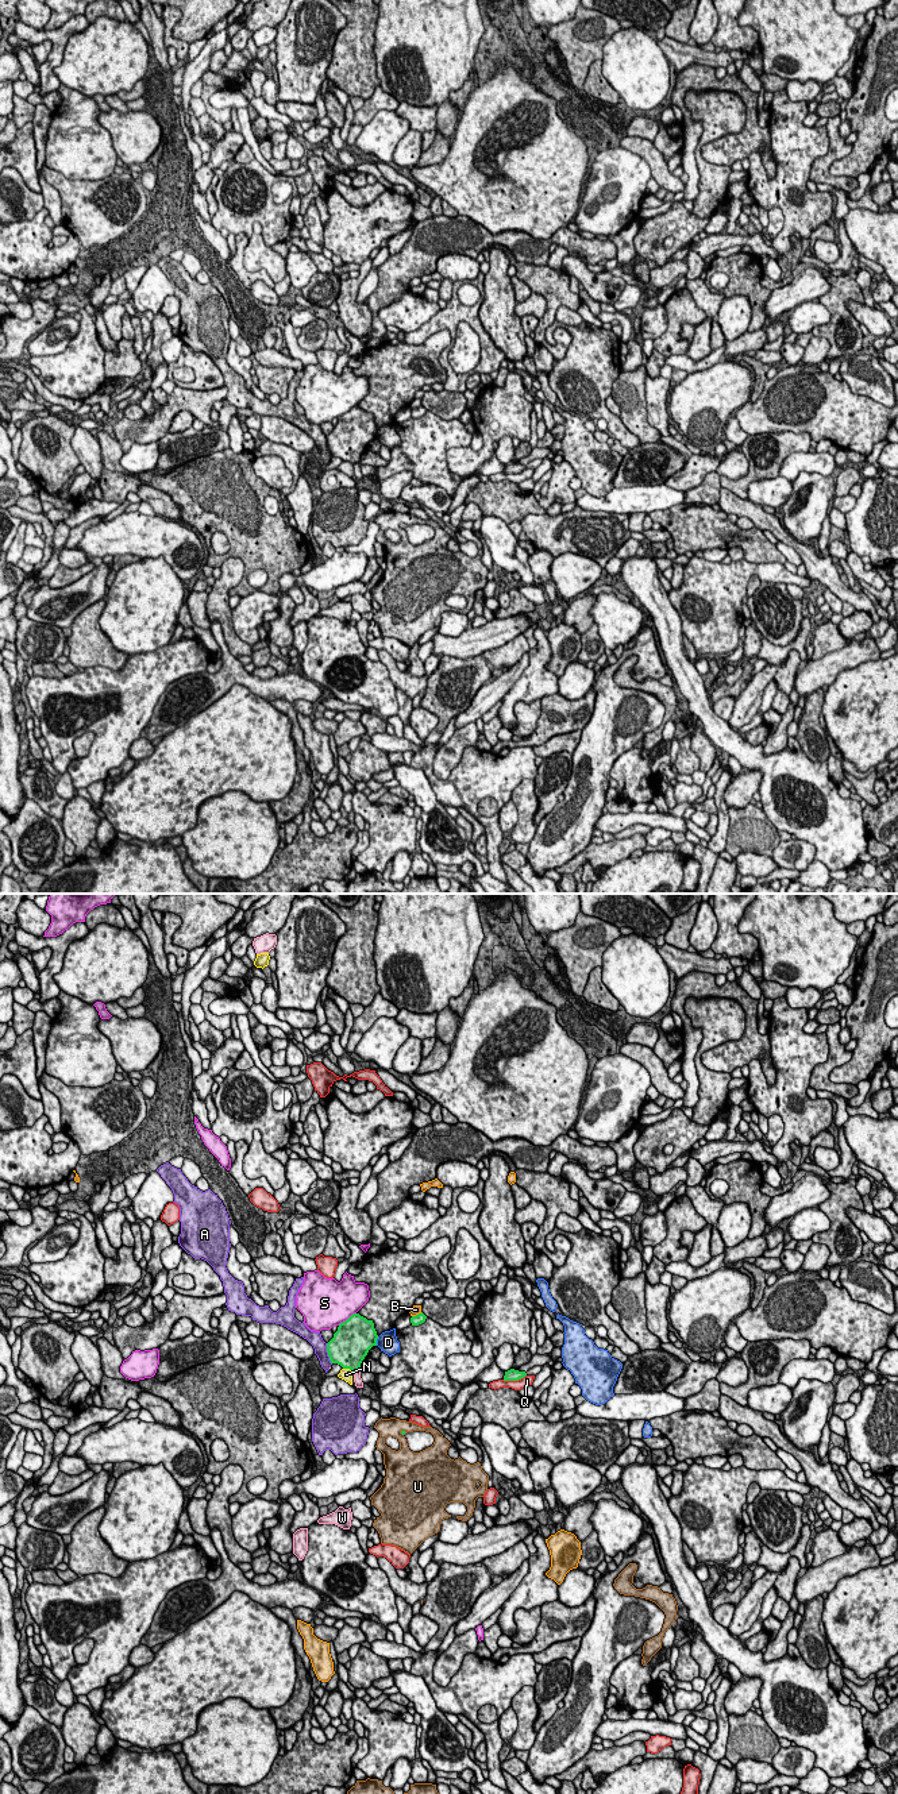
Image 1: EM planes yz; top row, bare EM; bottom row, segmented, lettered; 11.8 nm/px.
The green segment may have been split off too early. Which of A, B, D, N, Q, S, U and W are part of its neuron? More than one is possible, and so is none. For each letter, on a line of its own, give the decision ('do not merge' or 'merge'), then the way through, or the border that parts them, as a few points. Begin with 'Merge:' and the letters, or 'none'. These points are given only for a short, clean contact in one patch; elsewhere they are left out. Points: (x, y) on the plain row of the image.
Merge: none
A: do not merge
B: do not merge
D: do not merge
N: do not merge
Q: do not merge
S: do not merge
U: do not merge
W: do not merge

